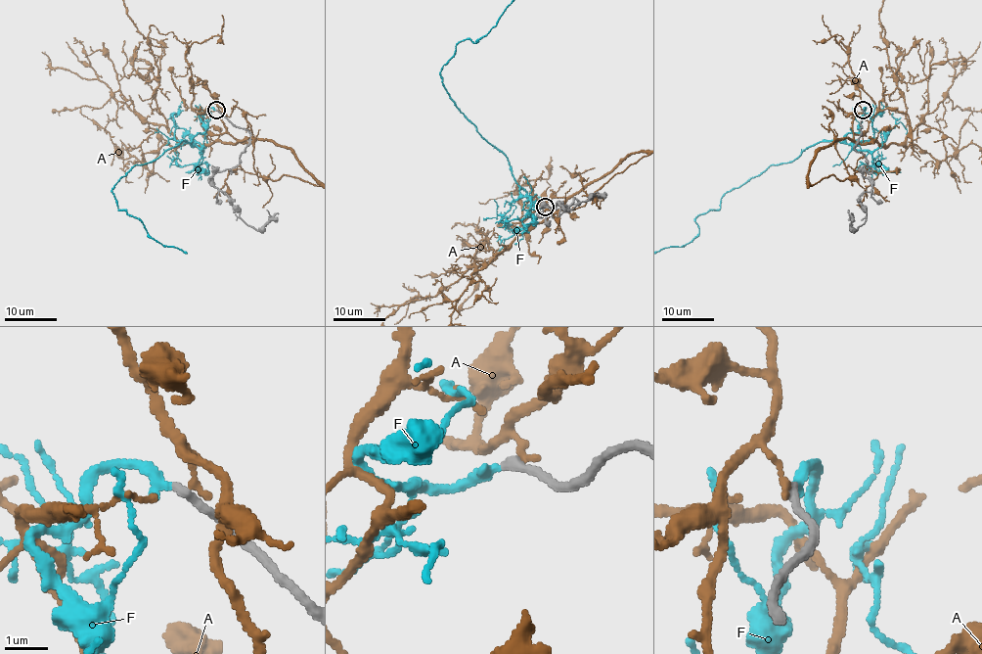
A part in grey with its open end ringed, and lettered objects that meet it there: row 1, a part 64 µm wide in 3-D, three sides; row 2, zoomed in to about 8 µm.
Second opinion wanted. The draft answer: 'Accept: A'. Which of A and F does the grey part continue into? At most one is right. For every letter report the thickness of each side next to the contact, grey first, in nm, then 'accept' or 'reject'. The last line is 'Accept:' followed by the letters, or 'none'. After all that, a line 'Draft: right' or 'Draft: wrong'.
A: calibres 240 and 150 nm; reject
F: calibres 220 and 260 nm; accept
Accept: F
Draft: wrong

